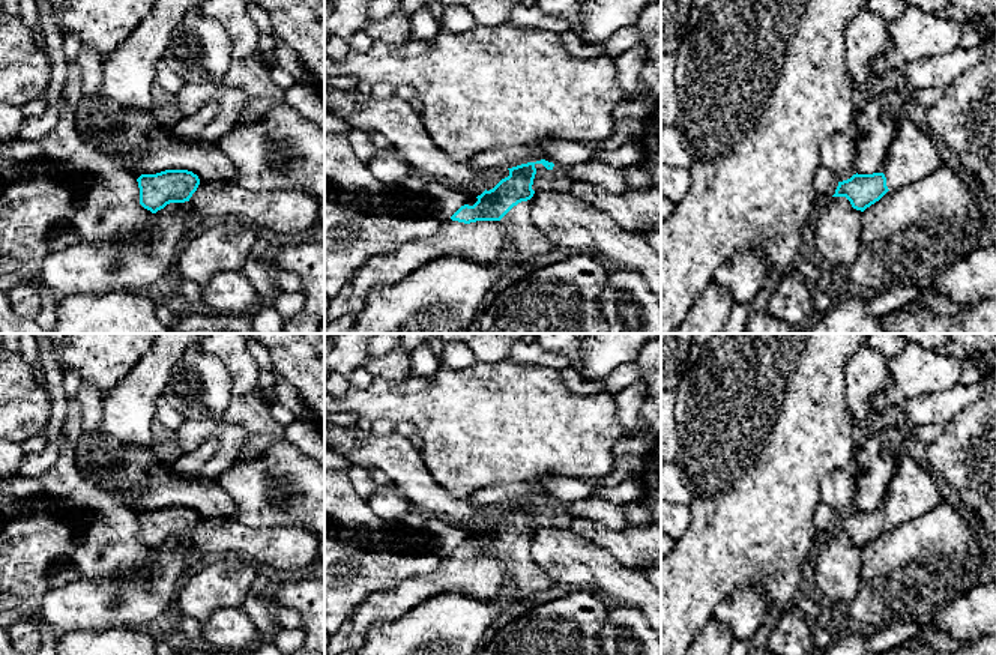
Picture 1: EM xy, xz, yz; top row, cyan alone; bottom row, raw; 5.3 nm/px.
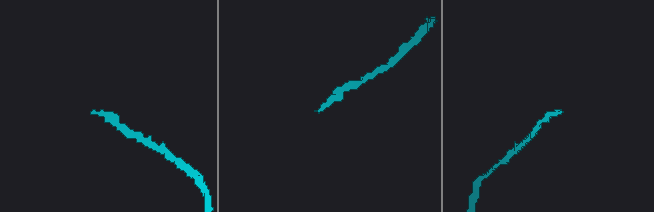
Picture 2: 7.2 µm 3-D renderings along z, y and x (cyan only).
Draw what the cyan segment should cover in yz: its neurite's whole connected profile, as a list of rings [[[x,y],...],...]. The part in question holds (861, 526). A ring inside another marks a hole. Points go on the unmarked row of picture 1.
[[[909,454],[903,457],[888,485],[882,509],[853,511],[838,518],[832,533],[846,533],[852,544],[864,548],[889,526],[898,526],[927,514],[939,502],[942,493],[933,475]]]

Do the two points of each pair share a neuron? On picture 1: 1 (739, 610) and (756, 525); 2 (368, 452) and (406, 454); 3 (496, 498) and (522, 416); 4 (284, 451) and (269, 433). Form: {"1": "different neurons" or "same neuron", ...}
{"1": "different neurons", "2": "same neuron", "3": "different neurons", "4": "different neurons"}

